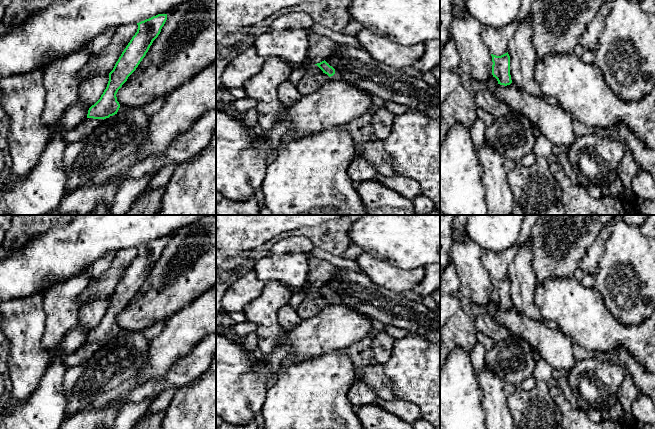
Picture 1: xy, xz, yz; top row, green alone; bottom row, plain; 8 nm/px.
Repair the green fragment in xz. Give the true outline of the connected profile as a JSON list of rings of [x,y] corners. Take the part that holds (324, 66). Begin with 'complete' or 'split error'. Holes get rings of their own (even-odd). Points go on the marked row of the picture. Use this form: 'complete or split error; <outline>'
split error; [[[325,60],[315,65],[317,65],[323,71],[323,73],[329,76],[329,80],[332,81],[342,80],[342,75],[339,72],[339,70],[330,66]]]

